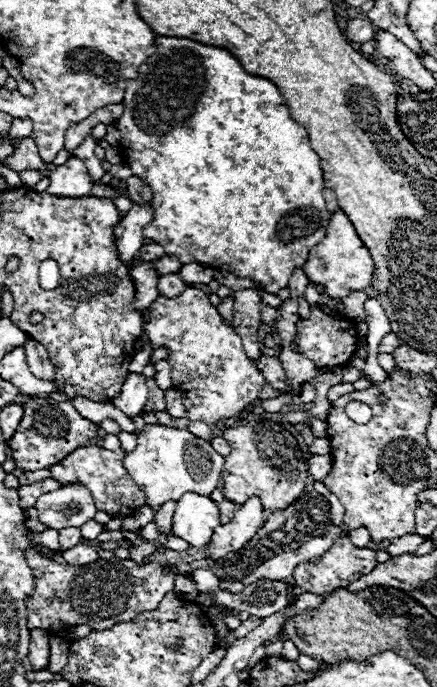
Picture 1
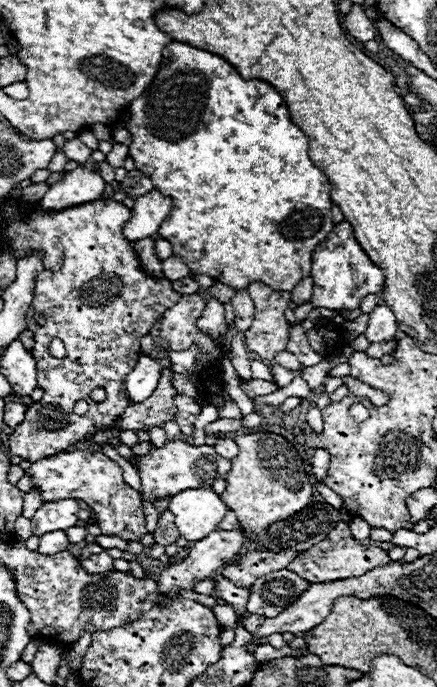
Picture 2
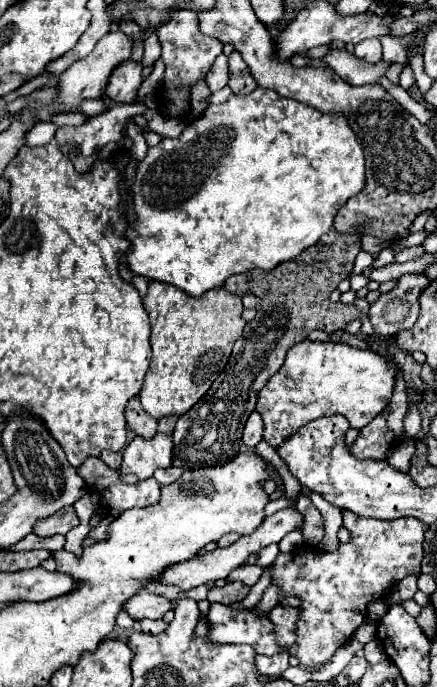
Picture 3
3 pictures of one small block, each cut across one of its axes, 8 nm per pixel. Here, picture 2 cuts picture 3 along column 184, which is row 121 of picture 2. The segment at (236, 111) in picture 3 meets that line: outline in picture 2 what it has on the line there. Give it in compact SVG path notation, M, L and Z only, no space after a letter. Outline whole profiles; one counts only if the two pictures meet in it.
M170 42L164 50L164 58L172 58L172 62L162 64L160 70L156 72L152 84L136 98L130 102L130 122L128 130L132 134L132 142L128 144L128 154L136 162L136 170L140 170L144 176L148 176L154 184L156 190L160 190L164 196L172 198L172 210L168 218L160 224L158 236L172 242L172 252L180 262L184 262L190 270L198 274L208 274L216 278L218 282L224 282L232 286L234 290L246 290L248 284L252 282L262 282L270 286L272 290L278 292L290 292L300 278L310 276L310 258L316 246L330 234L334 228L332 212L330 212L330 182L326 174L314 166L314 162L308 156L308 138L306 134L290 120L290 112L282 96L276 92L276 88L264 80L244 80L238 70L228 64L224 58L218 54L198 50L190 44L184 42Z

